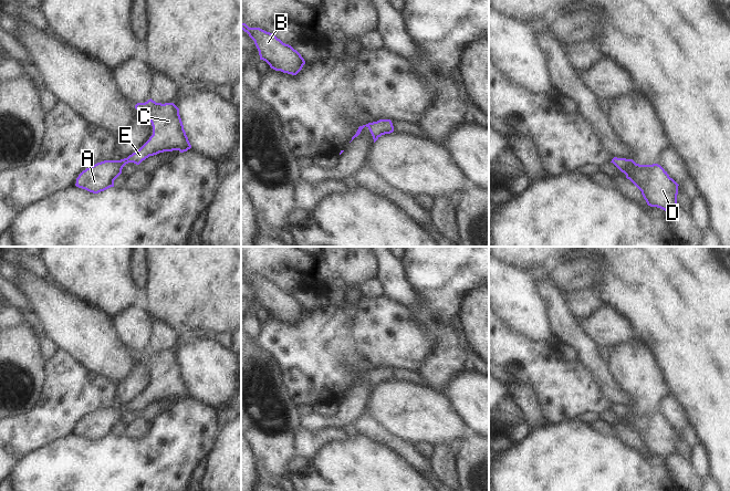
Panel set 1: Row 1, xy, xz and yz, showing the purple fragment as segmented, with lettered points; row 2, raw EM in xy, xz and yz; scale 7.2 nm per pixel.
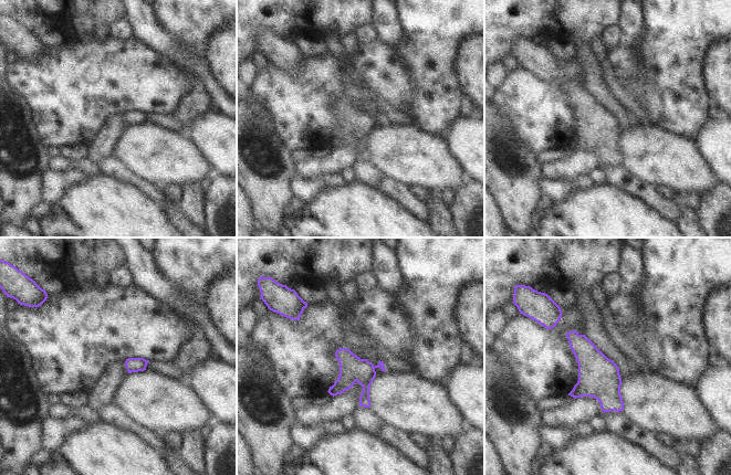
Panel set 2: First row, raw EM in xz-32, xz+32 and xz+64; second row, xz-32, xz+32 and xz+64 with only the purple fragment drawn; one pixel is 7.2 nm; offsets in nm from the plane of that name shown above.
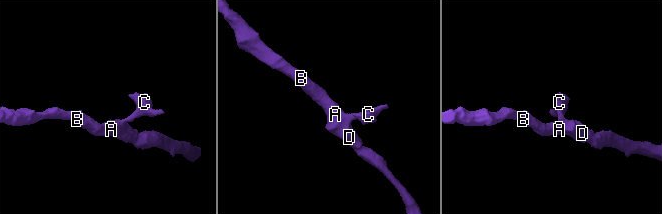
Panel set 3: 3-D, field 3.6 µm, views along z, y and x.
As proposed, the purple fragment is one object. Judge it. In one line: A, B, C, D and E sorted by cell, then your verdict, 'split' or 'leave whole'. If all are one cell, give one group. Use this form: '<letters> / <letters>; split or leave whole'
A B C D E; leave whole

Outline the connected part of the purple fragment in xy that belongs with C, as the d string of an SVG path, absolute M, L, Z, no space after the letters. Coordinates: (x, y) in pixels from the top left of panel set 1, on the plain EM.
M152 346L137 351L135 356L147 364L153 374L153 383L135 400L121 408L104 408L83 418L76 426L75 433L93 441L98 441L114 435L114 428L122 421L128 410L139 412L149 404L164 399L187 399L191 396L179 363L179 356L174 351L156 351Z

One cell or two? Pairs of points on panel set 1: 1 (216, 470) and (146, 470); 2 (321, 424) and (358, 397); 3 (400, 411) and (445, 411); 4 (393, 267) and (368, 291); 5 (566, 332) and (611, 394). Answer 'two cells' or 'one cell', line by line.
1: two cells
2: one cell
3: one cell
4: two cells
5: one cell

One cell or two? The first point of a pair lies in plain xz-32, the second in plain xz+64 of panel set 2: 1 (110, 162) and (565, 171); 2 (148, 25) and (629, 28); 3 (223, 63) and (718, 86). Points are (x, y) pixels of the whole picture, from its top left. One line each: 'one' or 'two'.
1: two
2: one
3: one

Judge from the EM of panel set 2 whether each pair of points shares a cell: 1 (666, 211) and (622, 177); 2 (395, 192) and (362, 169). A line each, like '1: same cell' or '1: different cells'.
1: same cell
2: same cell

